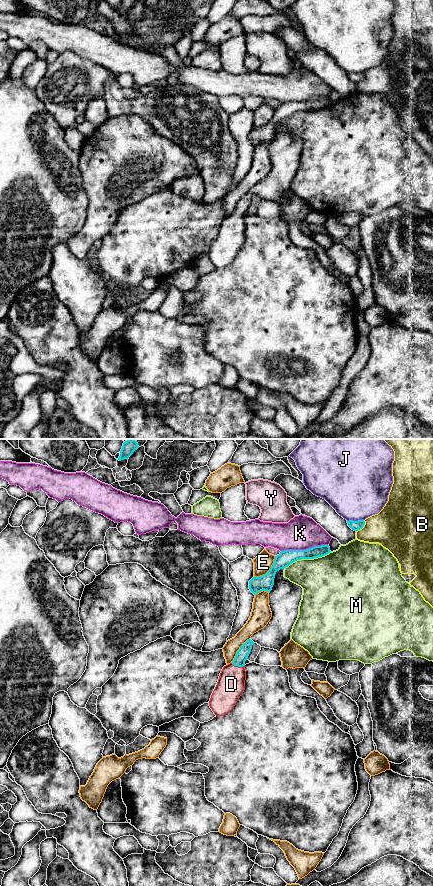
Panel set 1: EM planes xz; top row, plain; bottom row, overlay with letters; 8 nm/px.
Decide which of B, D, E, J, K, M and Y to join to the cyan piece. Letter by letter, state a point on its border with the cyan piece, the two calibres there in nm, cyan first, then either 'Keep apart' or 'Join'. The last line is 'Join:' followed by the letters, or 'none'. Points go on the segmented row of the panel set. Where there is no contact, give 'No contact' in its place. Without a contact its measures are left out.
B: Touches cyan at xz (362, 527). Thickness 80 nm (cyan) against 340 nm. Keep apart
D: Touches cyan at xz (238, 666). Thickness 100 nm (cyan) against 220 nm. Join
E: Touches cyan at xz (269, 570). Thickness 130 nm (cyan) against 150 nm. Keep apart
J: Touches cyan at xz (355, 521). Thickness 80 nm (cyan) against 460 nm. Keep apart
K: Touches cyan at xz (304, 550). Thickness 120 nm (cyan) against 280 nm. Keep apart
M: Touches cyan at xz (307, 558). Thickness 120 nm (cyan) against 420 nm. Keep apart
Y: Touches cyan at xz (279, 554). Thickness 120 nm (cyan) against 60 nm. Keep apart
Join: D

